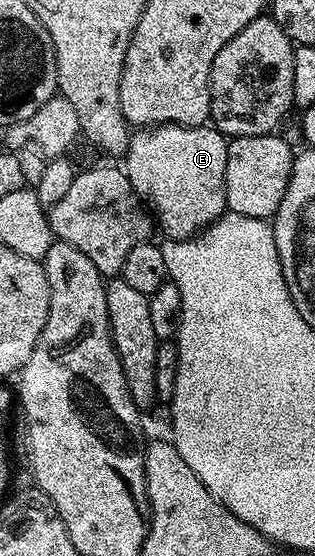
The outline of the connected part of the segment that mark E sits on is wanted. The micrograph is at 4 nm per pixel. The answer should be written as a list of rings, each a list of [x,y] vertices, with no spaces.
[[[158,124],[156,126],[145,126],[134,131],[129,137],[129,148],[123,157],[123,171],[129,175],[129,181],[142,201],[159,217],[159,228],[170,240],[190,240],[198,232],[204,232],[209,225],[214,224],[219,217],[225,215],[225,175],[227,174],[227,150],[229,140],[221,132],[212,126],[190,126],[188,124]]]

